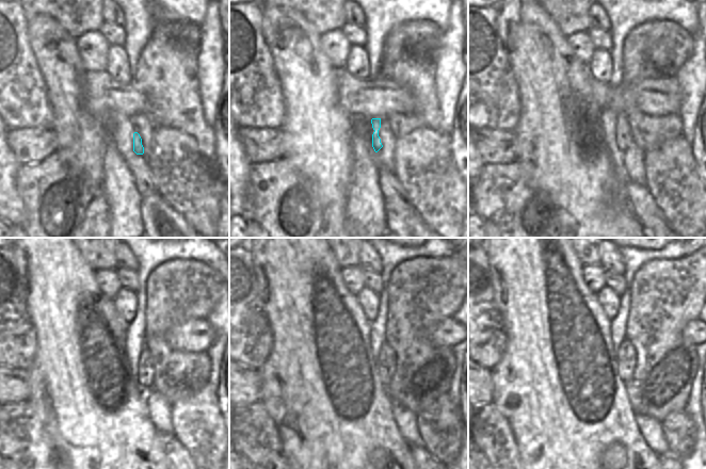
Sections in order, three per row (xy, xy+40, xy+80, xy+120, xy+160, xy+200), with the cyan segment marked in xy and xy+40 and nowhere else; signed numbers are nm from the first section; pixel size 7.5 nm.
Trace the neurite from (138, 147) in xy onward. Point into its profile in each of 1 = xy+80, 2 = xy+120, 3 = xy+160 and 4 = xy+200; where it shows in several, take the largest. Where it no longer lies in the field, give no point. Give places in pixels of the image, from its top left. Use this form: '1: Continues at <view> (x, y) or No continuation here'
1: Continues at xy+80 (623, 138)
2: Continues at xy+120 (145, 368)
3: Continues at xy+160 (386, 360)
4: Continues at xy+200 (626, 357)

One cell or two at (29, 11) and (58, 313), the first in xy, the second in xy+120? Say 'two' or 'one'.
two

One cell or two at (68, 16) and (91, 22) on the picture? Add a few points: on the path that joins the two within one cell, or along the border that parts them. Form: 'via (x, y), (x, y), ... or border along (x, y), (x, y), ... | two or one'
via (73, 21), (77, 25), (85, 22) | one

